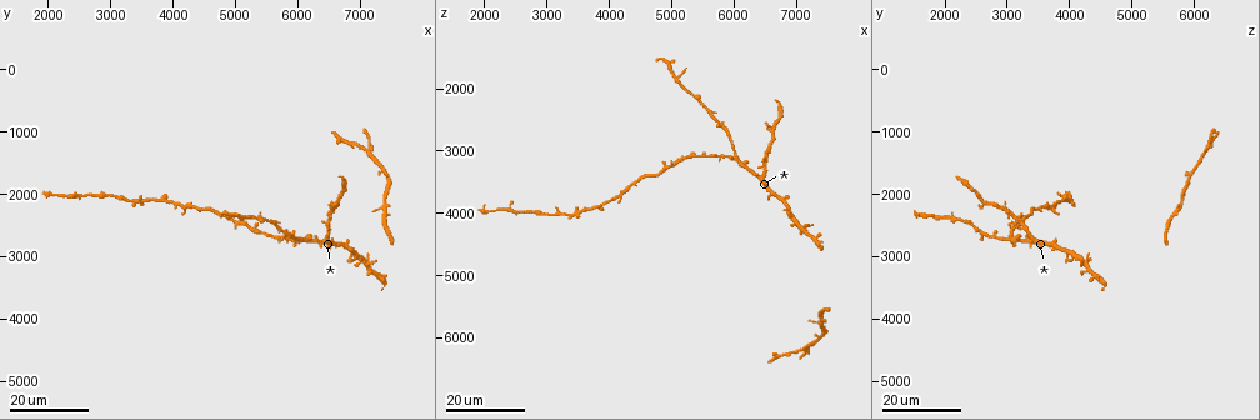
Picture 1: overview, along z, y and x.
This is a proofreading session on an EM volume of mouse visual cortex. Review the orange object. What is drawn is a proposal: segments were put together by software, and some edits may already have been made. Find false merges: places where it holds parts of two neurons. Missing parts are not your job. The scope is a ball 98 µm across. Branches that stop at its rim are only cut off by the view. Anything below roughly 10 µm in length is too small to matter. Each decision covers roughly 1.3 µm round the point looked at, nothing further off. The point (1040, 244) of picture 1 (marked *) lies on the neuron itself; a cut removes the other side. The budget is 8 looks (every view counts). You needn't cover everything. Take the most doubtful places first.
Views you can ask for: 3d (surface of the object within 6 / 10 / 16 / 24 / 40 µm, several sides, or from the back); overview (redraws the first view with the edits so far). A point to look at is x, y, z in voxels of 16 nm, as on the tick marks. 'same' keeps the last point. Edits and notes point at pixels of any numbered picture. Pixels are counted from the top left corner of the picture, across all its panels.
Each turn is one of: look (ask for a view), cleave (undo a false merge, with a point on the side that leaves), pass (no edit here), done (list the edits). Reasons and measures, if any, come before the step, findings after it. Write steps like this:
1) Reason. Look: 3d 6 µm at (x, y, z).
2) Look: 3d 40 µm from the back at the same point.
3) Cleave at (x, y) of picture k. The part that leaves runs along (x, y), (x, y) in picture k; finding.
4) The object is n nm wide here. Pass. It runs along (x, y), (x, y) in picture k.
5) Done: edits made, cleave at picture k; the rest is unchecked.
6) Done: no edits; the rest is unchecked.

Small branch off a trunk. Look: 3d 24 µm at (6000, 2750, 3100).

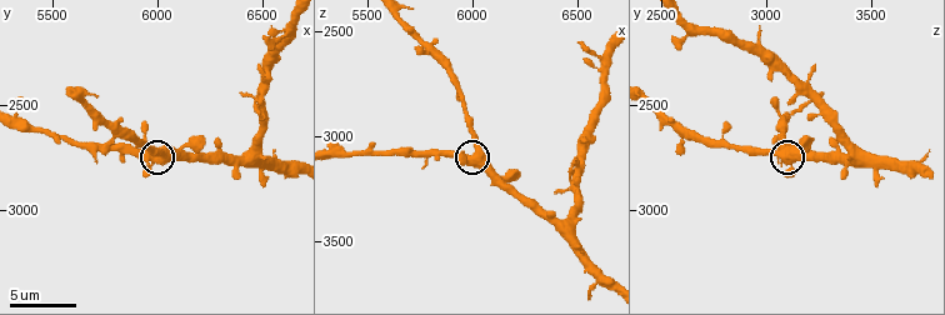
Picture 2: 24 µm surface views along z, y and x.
Look: 3d 6 µm at the same point.

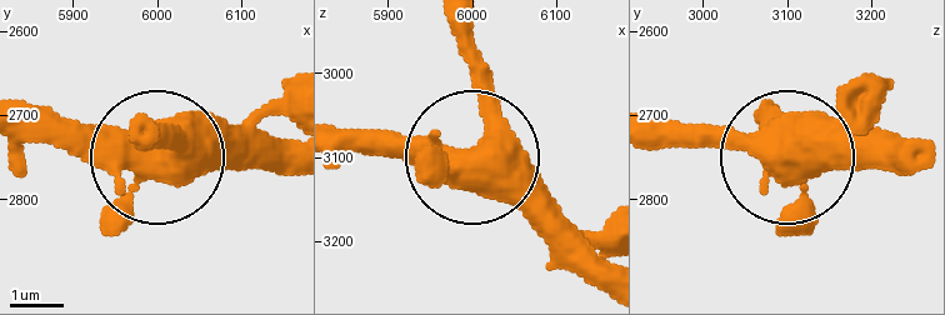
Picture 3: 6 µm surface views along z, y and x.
5 arms meet here. Pass. It runs along (910, 178), (659, 136) in picture 3; continuous, no second neuron.

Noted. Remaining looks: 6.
Look: 3d 16 µm at (6410, 2750, 3410).

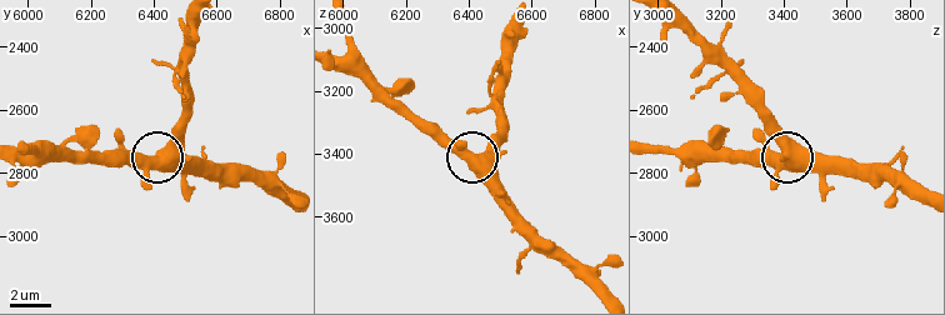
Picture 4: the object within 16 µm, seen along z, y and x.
The object is 600 nm wide here. Pass. One neuron here.

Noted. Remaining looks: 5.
Thin neck. Look: 3d 16 µm at (5400, 2400, 2100).

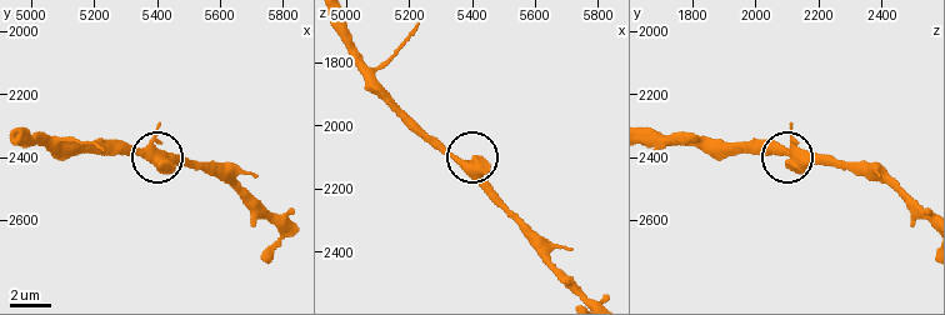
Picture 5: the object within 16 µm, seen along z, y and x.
Look: 3d 10 µm at (5350, 2390, 2110).

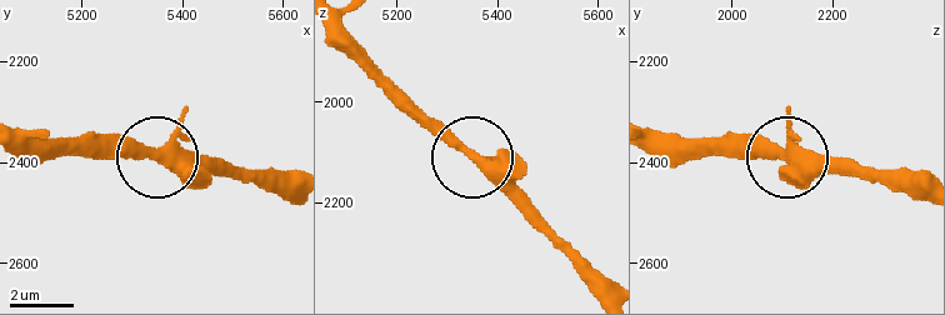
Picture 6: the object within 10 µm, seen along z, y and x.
Pass. It runs along (600, 289), (409, 98) in picture 6; one neuron here.

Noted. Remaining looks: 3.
Calibre changes. Look: 3d 16 µm at (2950, 2000, 3950).

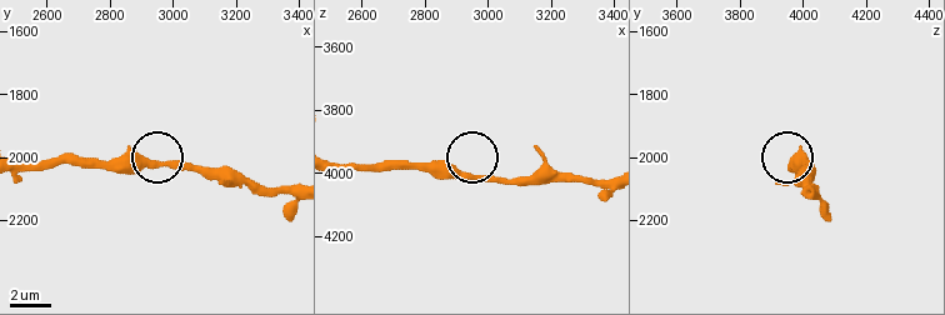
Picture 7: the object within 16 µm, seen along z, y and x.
Look: 3d 10 µm at (2930, 2020, 4020).

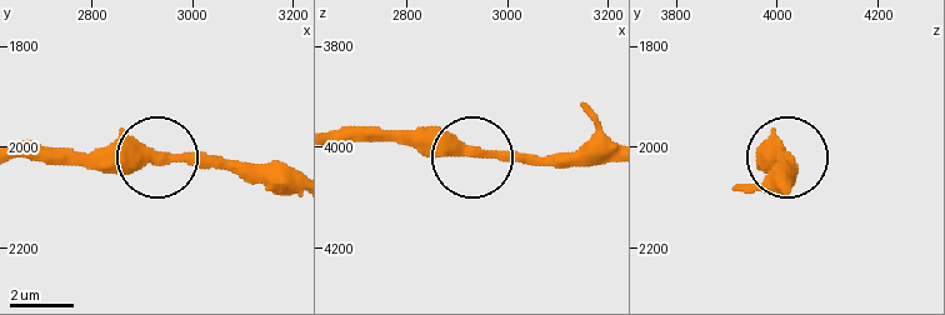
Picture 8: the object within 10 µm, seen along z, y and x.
Pass. All the same neuron.

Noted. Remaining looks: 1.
Done: no edits; the rest is unchecked.

